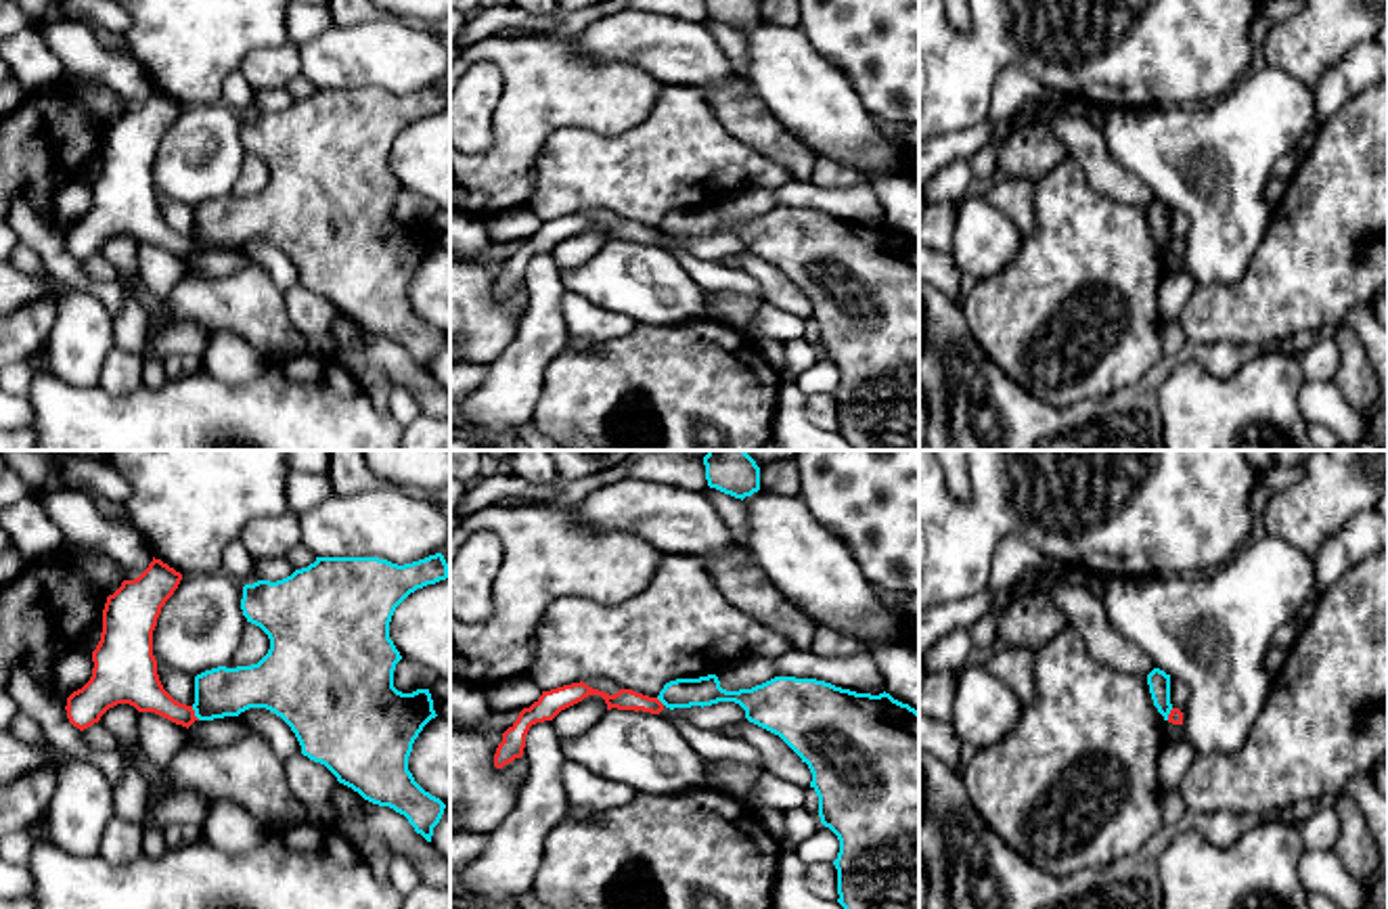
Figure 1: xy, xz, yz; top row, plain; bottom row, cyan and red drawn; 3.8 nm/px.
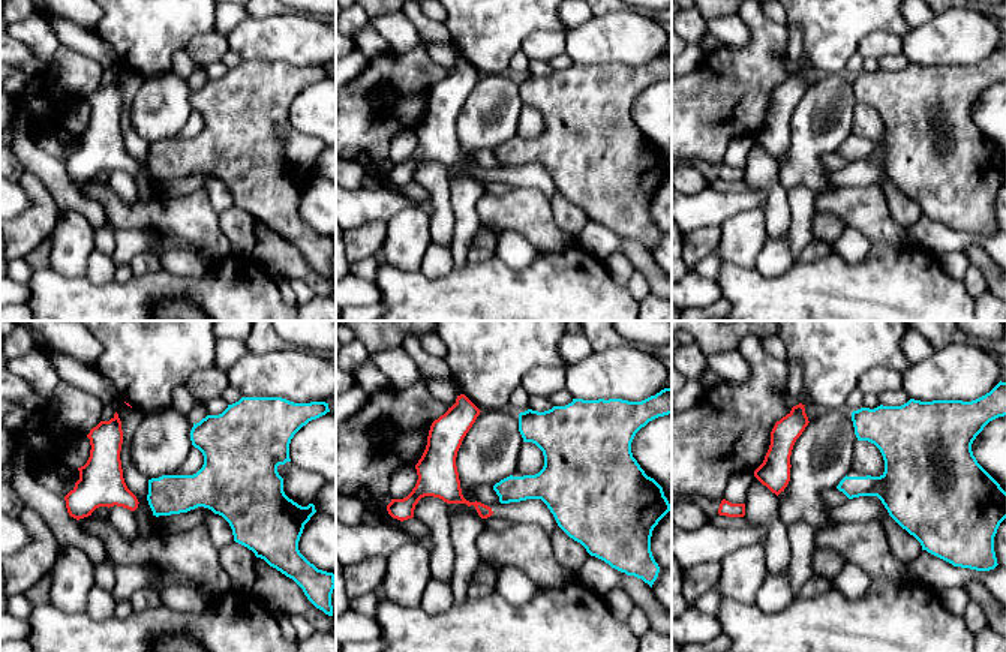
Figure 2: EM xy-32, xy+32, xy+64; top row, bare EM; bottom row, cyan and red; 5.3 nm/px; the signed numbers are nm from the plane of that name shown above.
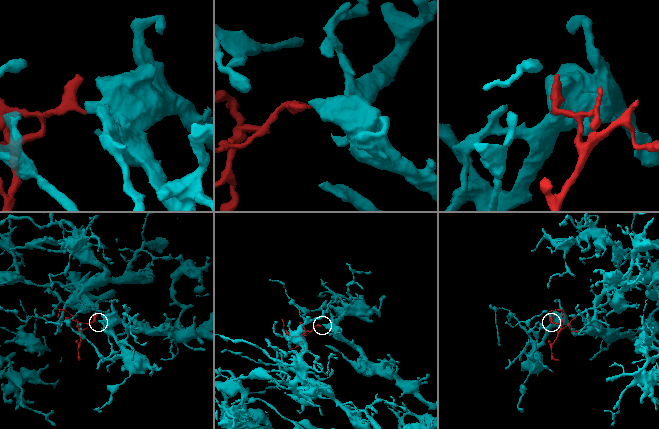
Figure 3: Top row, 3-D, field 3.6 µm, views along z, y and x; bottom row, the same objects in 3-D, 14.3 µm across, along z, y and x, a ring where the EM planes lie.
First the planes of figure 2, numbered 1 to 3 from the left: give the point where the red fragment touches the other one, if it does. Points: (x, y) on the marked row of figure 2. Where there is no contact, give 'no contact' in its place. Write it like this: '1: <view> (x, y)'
1: no contact
2: no contact
3: no contact

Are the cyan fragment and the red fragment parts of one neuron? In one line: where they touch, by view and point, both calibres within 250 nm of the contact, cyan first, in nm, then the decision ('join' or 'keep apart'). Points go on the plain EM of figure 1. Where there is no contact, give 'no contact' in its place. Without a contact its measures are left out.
meets cyan in xy at (195, 244); 190 nm thick on the cyan side, 160 nm on the other; keep apart

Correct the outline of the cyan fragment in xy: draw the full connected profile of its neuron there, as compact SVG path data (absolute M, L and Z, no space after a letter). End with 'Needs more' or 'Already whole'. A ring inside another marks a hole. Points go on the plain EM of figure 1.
M435 84L404 96L379 88L316 88L283 111L245 115L243 147L268 165L270 180L258 195L197 205L195 247L214 251L249 239L274 243L295 264L304 287L324 295L364 331L404 346L431 373L446 335L415 312L408 287L438 245L429 220L402 224L394 218L402 186L389 170L389 153L410 124L446 109L448 94Z. Already whole

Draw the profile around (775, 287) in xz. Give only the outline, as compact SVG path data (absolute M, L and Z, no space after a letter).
M749 253L735 258L735 266L760 283L760 297L789 314L810 318L812 304L808 295L775 264Z

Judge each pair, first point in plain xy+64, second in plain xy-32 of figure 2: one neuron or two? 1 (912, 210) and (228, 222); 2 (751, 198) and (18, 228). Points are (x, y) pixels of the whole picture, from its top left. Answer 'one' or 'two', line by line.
1: one
2: two

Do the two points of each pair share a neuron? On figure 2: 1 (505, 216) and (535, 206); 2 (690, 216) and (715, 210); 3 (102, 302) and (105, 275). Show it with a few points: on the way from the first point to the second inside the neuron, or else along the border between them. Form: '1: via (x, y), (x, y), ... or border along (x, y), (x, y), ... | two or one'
1: via (513, 210), (528, 210) | one
2: via (696, 210), (709, 210) | one
3: border along (84, 276), (96, 285), (105, 285), (114, 279) | two

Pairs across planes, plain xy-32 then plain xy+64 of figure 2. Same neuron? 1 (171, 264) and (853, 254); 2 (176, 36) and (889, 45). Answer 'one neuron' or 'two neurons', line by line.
1: one neuron
2: two neurons

